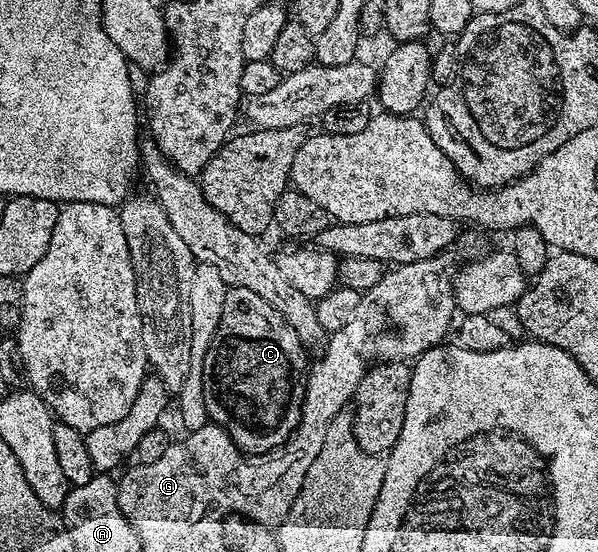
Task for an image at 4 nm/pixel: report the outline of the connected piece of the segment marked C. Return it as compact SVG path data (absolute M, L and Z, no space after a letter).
M229 288L223 298L217 330L200 365L199 387L206 417L225 429L240 452L262 456L264 452L280 448L293 435L297 423L301 421L301 395L307 379L305 355L306 349L295 330L288 328L285 319L271 310L271 306L267 306L267 302L259 298L259 294L246 288Z

